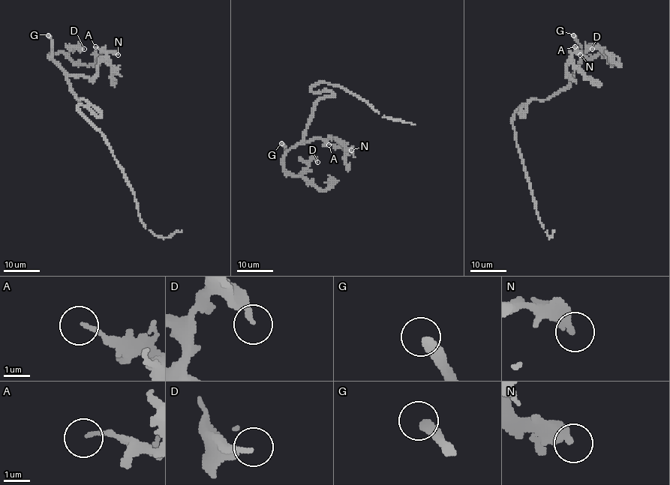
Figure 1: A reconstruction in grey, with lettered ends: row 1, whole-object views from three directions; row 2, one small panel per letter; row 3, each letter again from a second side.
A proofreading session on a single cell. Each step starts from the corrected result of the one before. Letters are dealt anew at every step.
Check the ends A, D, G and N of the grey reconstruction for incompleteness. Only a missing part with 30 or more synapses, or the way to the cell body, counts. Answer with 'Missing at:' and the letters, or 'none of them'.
Missing at: G

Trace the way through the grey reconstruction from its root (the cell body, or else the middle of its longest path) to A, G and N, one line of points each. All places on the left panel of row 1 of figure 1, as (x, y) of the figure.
A: (89, 111), (100, 115), (73, 93), (67, 77), (92, 77), (96, 74), (97, 62), (106, 52), (95, 46)
G: (89, 111), (100, 115), (73, 93), (64, 70), (53, 58), (52, 40), (48, 35)
N: (89, 111), (100, 115), (73, 93), (67, 77), (92, 77), (97, 63), (109, 52), (118, 55)

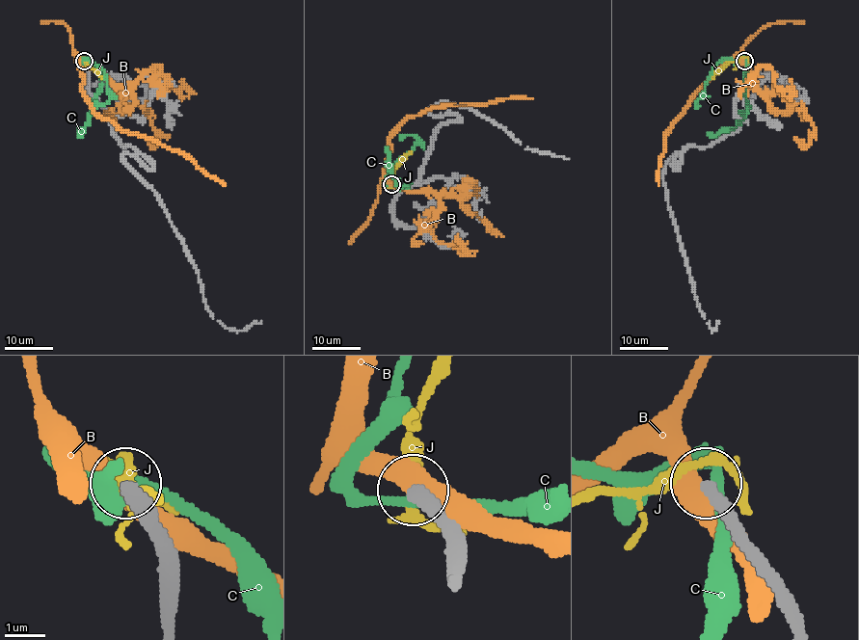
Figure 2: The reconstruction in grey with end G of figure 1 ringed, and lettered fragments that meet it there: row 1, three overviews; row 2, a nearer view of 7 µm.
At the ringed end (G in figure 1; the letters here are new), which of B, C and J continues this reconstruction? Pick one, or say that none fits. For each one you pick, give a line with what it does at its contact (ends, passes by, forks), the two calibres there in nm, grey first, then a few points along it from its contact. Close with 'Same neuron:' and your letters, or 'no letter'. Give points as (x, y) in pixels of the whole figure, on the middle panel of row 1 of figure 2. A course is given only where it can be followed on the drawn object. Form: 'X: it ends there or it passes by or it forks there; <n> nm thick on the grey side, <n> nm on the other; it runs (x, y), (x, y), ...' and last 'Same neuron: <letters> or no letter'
Same neuron: no letter

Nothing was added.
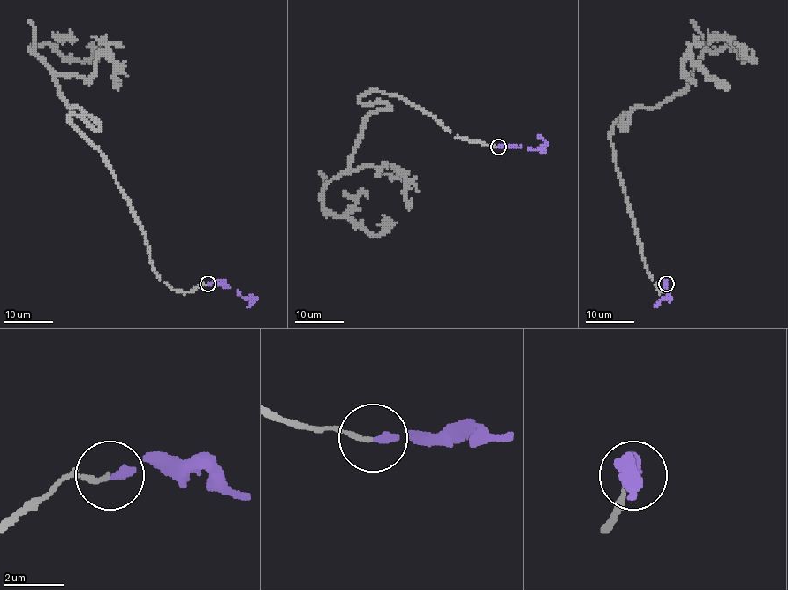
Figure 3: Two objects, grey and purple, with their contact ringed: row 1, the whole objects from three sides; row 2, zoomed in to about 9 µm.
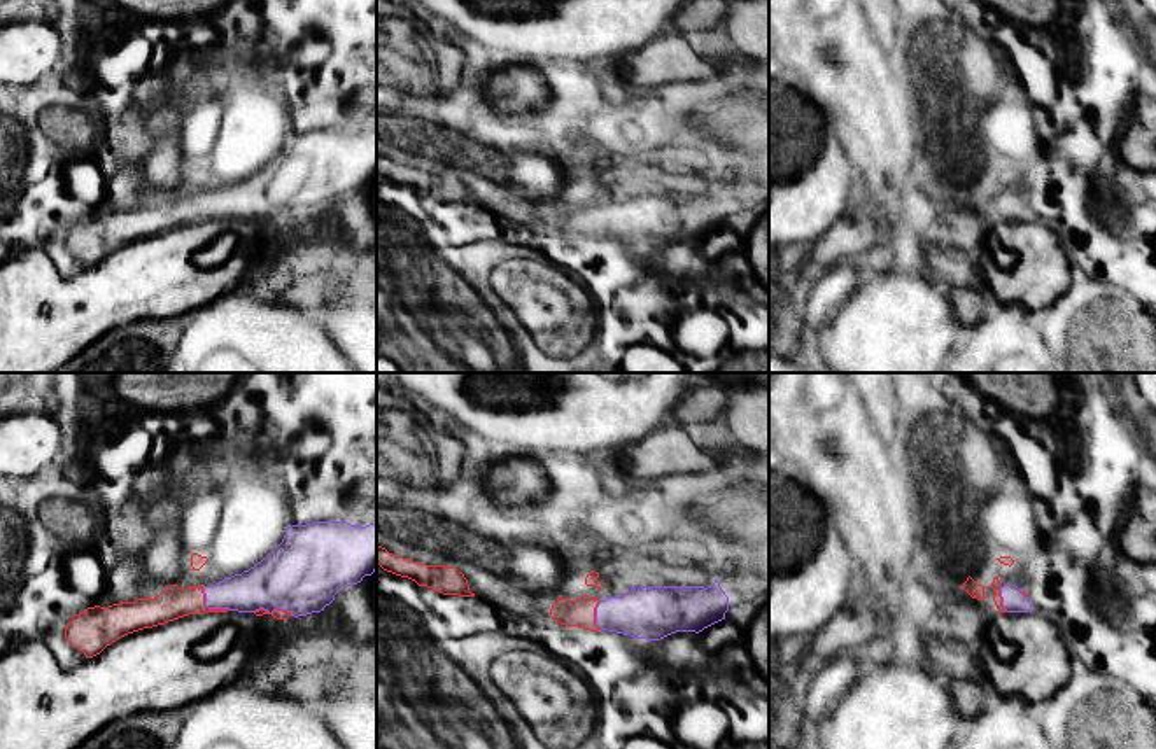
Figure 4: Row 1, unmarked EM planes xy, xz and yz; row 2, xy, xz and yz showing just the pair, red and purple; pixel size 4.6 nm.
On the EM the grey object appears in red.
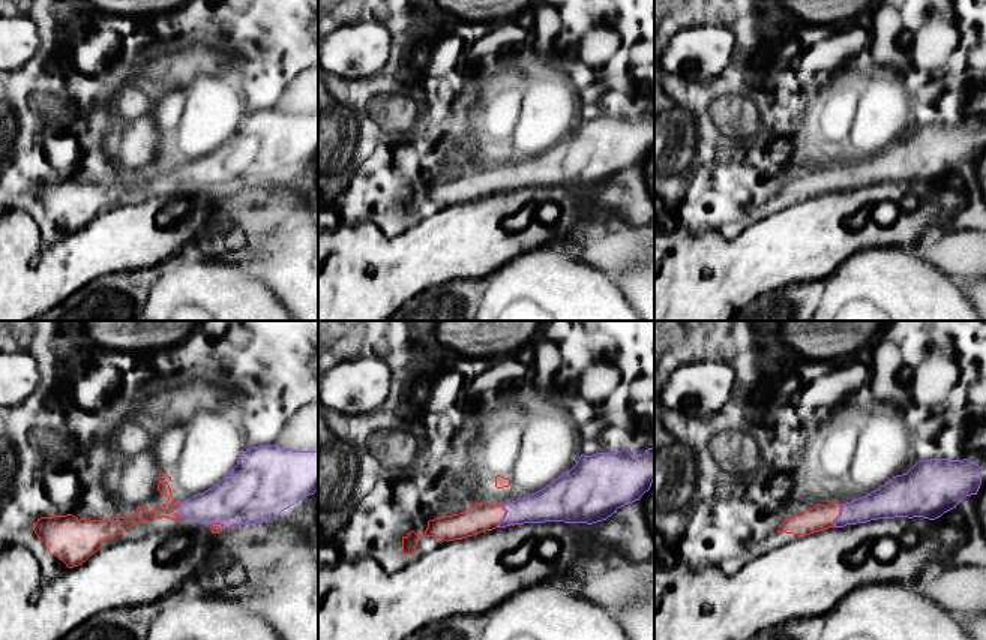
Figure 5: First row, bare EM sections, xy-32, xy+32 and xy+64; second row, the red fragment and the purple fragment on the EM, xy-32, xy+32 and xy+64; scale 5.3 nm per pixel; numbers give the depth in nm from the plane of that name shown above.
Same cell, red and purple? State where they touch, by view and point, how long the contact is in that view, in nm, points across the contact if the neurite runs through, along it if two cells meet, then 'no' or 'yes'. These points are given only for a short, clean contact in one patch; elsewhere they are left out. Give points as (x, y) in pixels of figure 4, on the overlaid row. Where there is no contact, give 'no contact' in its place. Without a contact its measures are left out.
meets red in xy at (207, 608); contact 170 nm long; runs through xy (174, 602), (207, 608), (218, 597), (256, 588); yes

